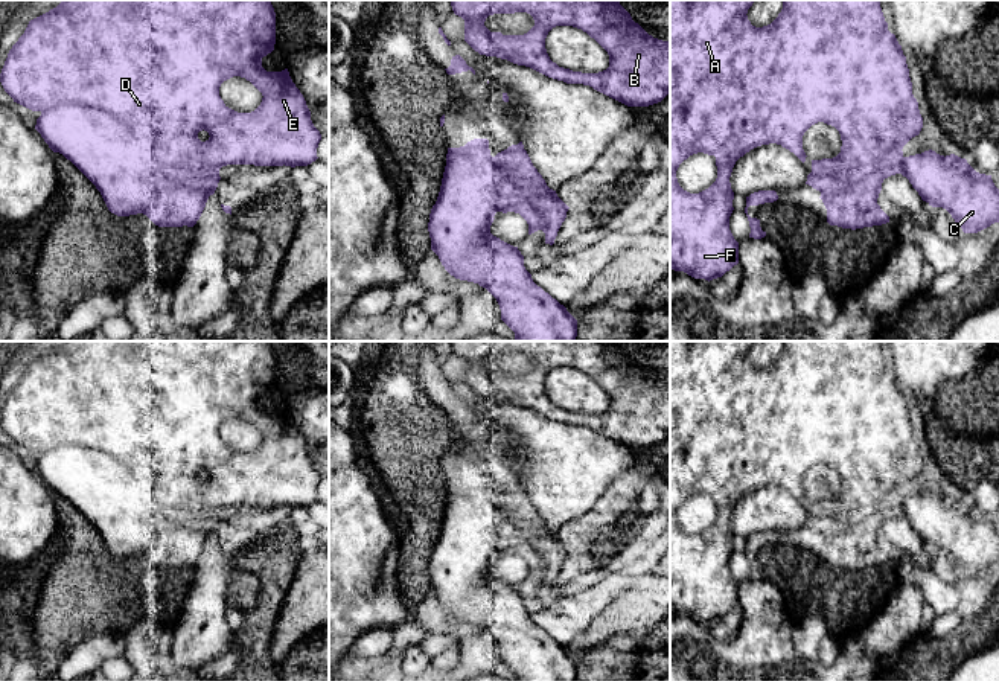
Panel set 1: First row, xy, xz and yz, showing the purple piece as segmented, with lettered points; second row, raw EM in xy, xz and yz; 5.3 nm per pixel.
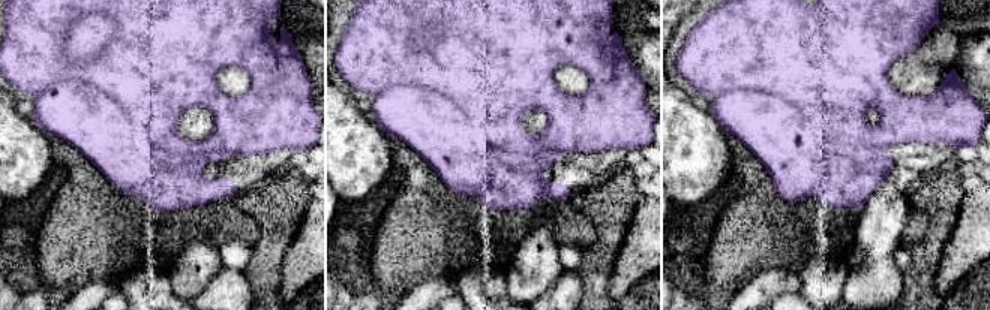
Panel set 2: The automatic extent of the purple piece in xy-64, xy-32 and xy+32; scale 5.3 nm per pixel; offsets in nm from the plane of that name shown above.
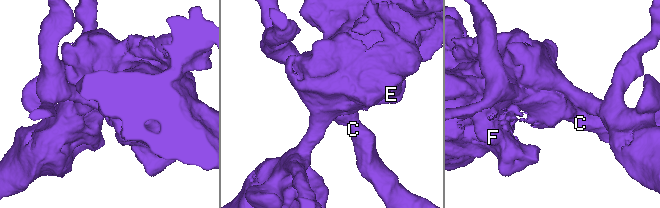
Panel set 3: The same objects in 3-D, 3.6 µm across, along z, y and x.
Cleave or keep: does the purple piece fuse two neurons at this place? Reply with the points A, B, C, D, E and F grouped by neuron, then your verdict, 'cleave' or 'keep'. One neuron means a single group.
A B D E F / C | cleave

